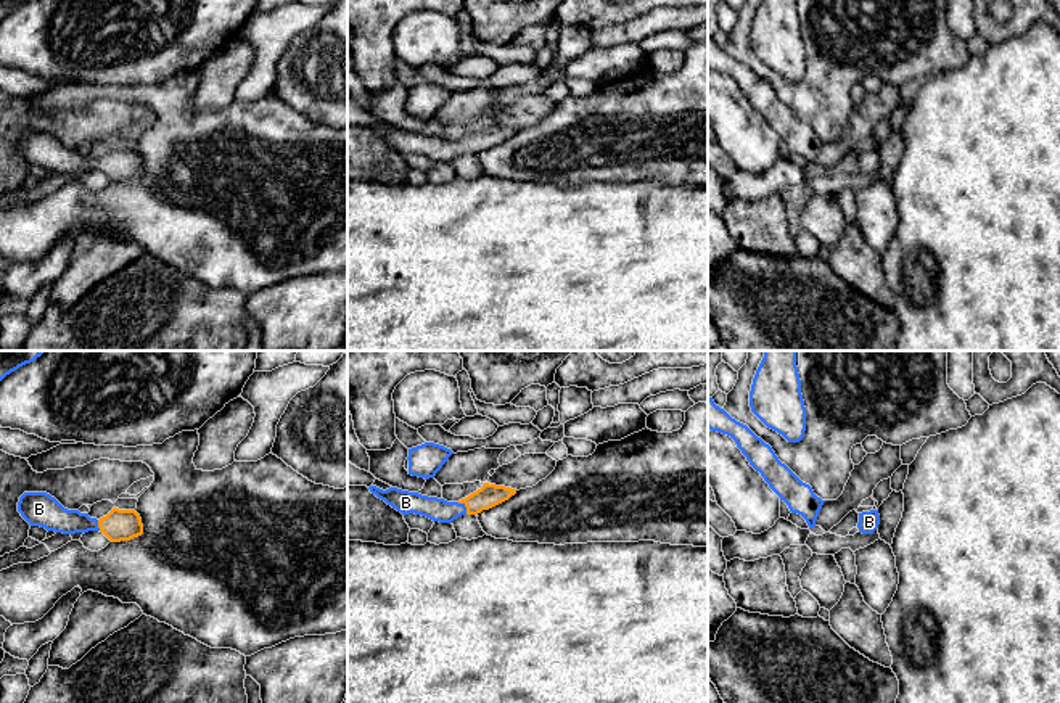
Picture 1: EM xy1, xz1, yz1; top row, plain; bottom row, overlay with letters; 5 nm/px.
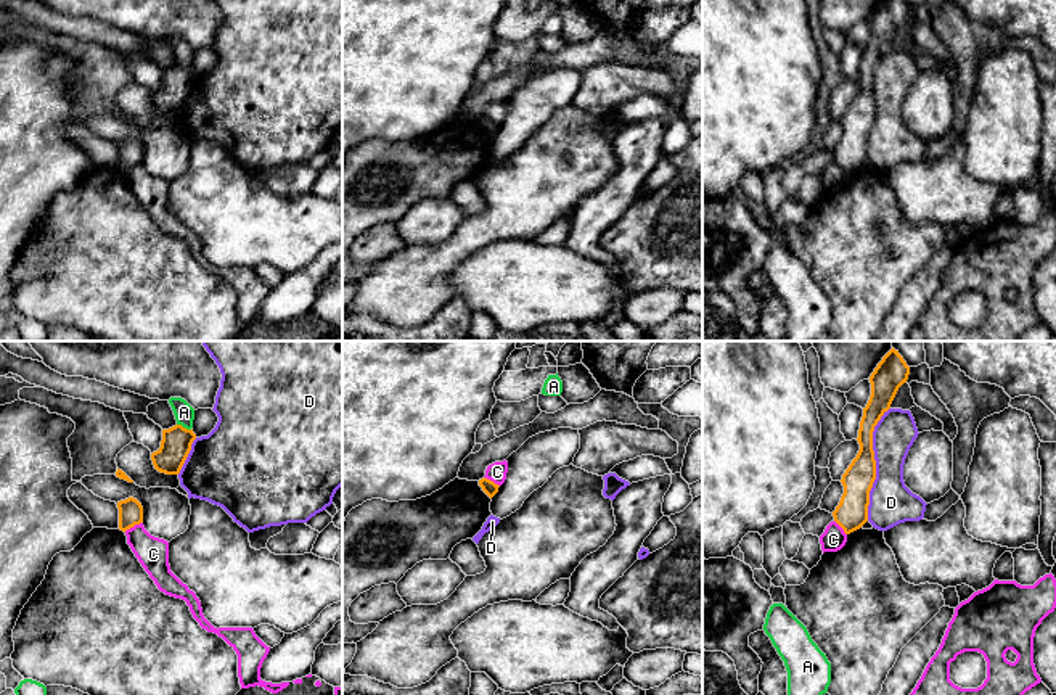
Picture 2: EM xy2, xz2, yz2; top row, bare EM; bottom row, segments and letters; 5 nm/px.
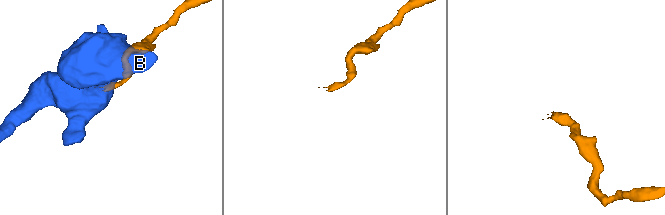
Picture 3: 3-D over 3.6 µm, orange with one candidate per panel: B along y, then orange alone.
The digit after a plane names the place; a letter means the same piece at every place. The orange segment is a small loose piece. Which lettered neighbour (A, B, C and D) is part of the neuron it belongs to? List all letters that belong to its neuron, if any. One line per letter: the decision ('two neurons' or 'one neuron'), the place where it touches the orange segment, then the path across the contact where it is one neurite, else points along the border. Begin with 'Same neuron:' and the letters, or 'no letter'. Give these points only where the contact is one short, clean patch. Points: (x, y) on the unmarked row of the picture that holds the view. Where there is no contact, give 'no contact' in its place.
Same neuron: B
A: two neurons; contact xy2 (182, 66); border xy2 (177, 63), (190, 69)
B: one neuron; contact xz1 (465, 145); way xz1 (489, 135), (465, 145), (435, 148)
C: two neurons; contact xy2 (132, 166); border xy2 (142, 161), (124, 171)
D: two neurons; contact yz2 (875, 103)

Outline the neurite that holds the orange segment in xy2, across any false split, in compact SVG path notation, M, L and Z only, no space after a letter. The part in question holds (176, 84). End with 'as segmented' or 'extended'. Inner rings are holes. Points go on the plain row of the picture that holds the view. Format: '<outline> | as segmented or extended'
M182 64L162 69L161 87L151 93L154 108L166 114L178 114L194 79L193 69Z | as segmented

